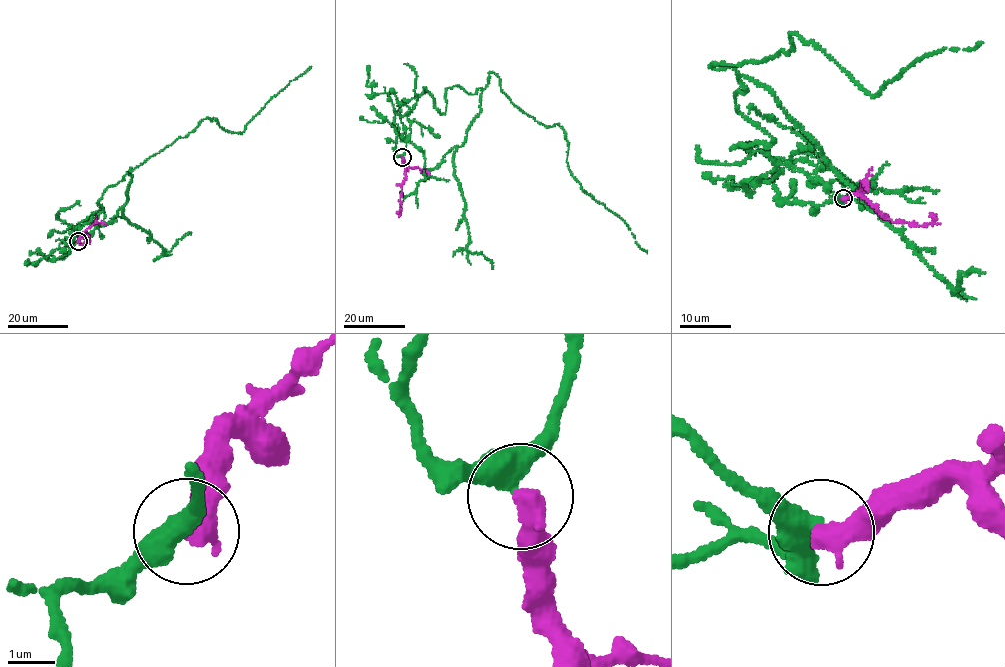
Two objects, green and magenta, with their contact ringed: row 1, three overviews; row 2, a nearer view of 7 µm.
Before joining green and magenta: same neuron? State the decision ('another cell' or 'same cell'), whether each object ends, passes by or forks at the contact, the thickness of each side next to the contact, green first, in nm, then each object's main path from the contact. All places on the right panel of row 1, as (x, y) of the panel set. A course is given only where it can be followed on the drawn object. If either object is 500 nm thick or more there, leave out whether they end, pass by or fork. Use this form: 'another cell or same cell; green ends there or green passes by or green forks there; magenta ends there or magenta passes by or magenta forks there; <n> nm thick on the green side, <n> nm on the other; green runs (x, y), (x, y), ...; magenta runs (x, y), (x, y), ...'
another cell; 300 nm thick on the green side, 500 nm on the other; green runs (843, 198), (731, 148), (773, 141), (709, 67), (796, 33), (874, 96), (982, 42); magenta runs (843, 198), (861, 193), (893, 222), (927, 226), (933, 221), (930, 214)

